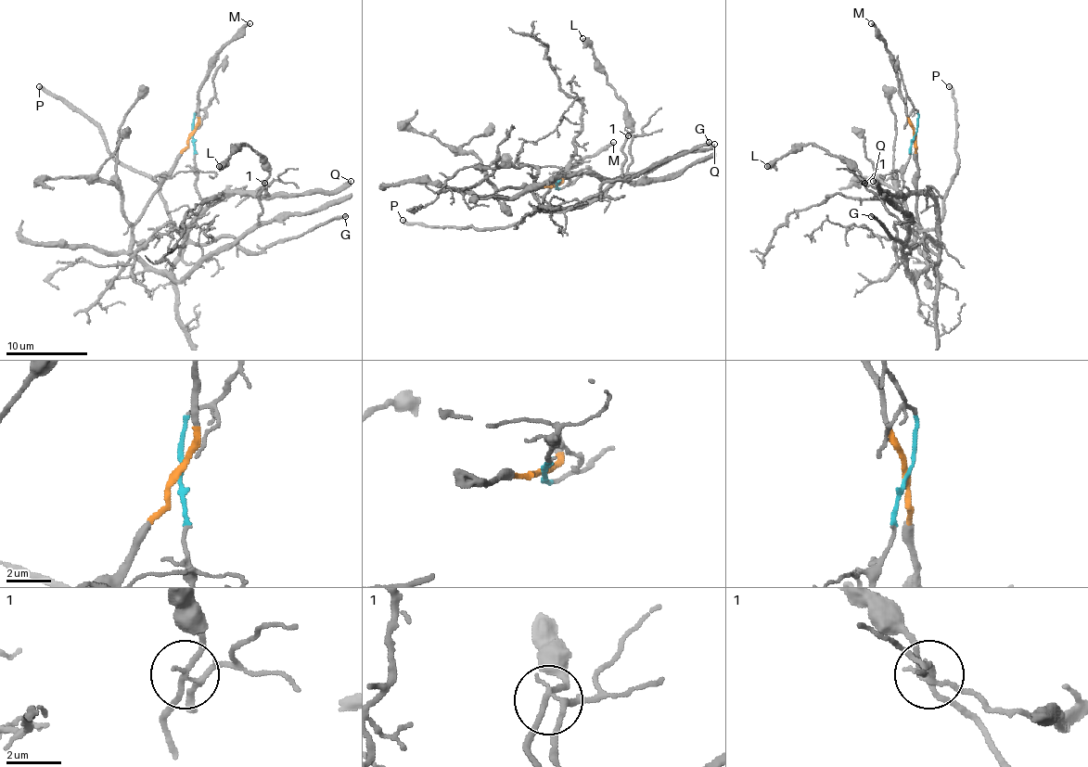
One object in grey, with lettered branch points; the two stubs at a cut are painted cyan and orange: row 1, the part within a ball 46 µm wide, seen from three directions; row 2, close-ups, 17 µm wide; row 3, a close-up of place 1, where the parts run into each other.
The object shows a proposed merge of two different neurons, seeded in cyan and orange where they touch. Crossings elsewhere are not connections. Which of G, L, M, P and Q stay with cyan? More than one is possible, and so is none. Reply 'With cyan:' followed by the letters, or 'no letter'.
With cyan: G, P, Q

